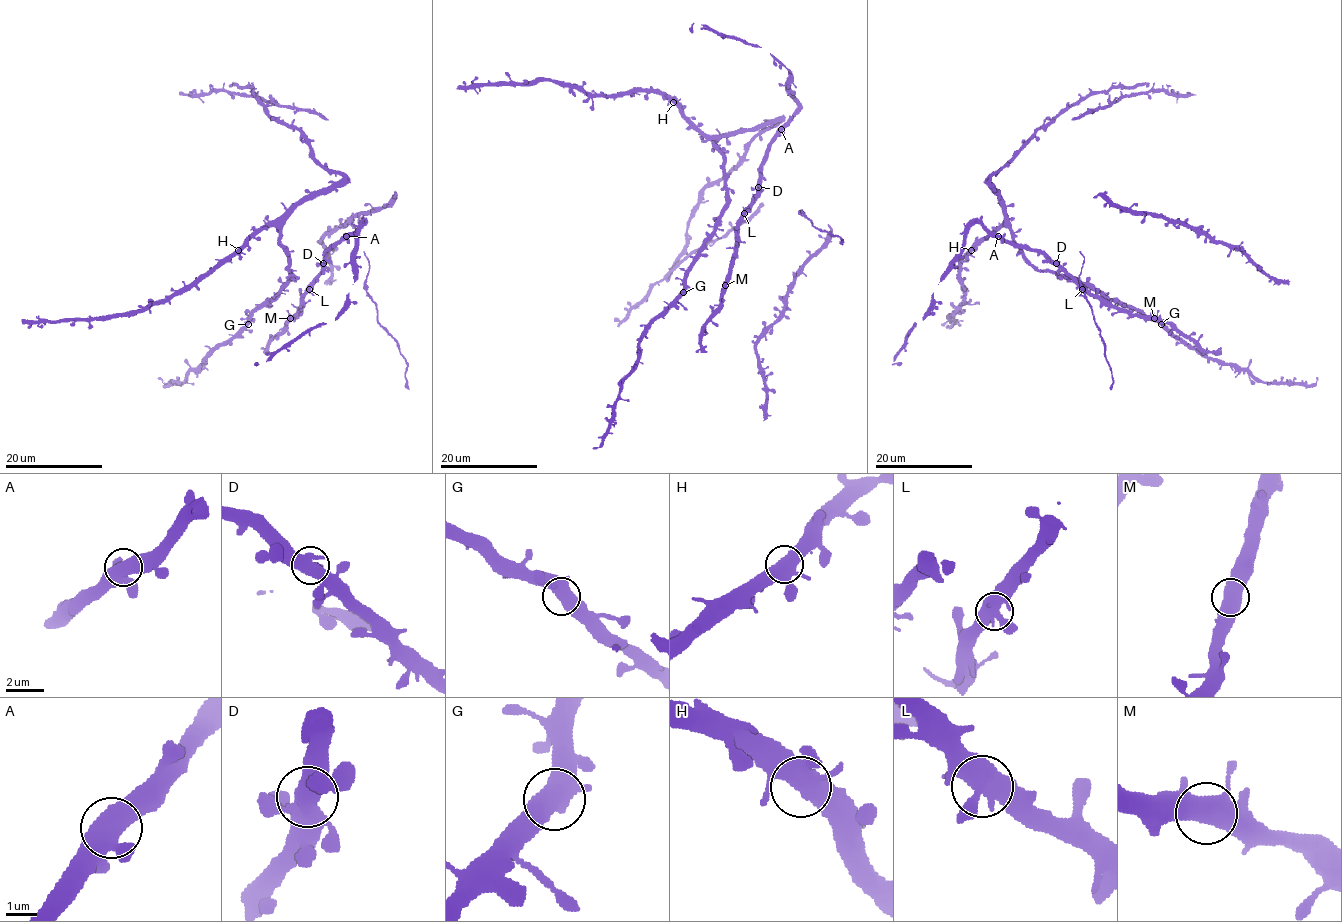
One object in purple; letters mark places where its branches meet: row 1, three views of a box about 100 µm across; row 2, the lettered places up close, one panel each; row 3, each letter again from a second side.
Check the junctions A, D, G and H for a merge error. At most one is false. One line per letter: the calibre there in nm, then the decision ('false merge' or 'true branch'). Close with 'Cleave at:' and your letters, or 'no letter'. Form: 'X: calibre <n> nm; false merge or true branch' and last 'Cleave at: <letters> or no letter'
A: calibre 480 nm; true branch
D: calibre 500 nm; true branch
G: calibre 550 nm; true branch
H: calibre 480 nm; true branch
Cleave at: no letter

